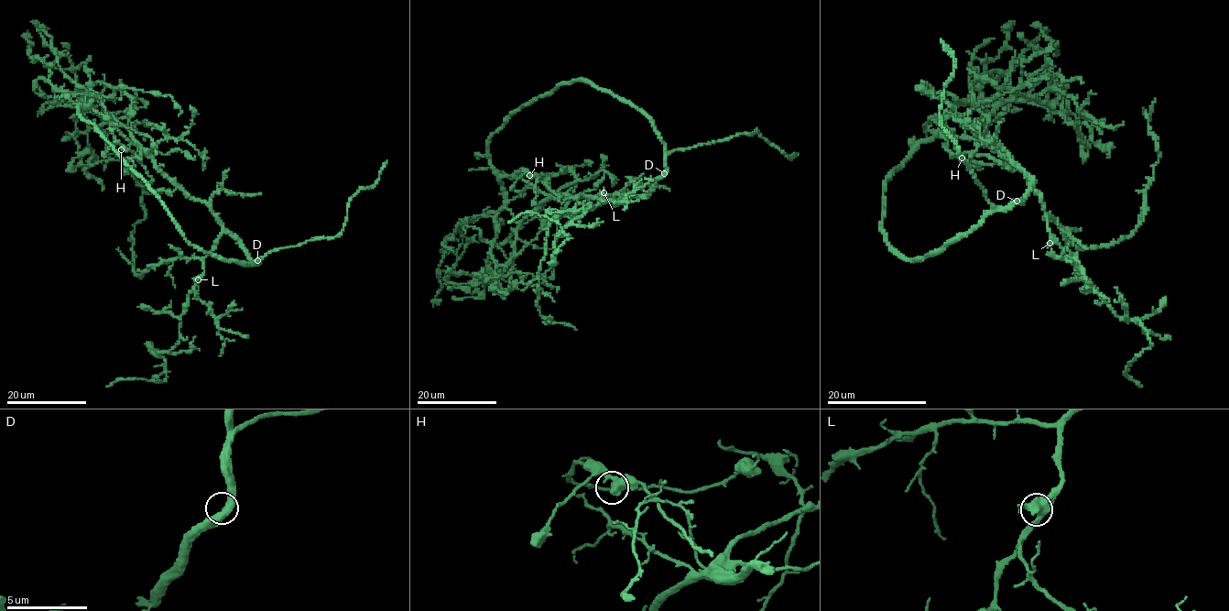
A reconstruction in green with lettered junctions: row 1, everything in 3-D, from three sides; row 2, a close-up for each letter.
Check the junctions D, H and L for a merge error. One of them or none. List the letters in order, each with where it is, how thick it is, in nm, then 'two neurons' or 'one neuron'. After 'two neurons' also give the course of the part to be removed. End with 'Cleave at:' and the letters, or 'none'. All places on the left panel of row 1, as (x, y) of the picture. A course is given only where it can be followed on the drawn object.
D: (257, 260) | 500 nm | one neuron
H: (121, 149) | 500 nm | one neuron
L: (198, 279) | 480 nm | one neuron
Cleave at: none

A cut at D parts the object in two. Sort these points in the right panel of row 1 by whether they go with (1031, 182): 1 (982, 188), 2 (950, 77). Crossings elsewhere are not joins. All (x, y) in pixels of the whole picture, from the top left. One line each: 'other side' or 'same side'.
1: other side
2: other side

